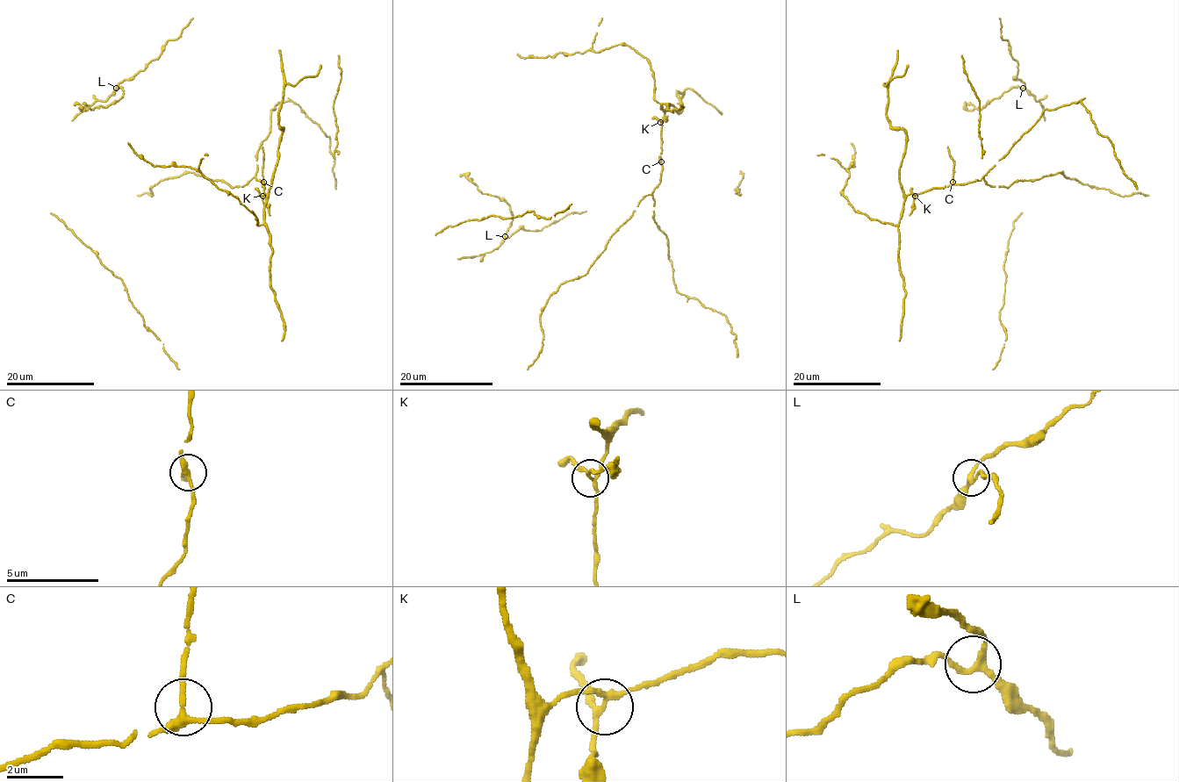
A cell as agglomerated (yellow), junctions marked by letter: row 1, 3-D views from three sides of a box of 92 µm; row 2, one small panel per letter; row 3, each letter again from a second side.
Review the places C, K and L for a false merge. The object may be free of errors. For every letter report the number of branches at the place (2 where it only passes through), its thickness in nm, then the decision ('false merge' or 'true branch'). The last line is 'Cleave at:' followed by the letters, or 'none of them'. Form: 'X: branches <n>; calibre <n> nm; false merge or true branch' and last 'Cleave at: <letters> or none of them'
C: branches 3; calibre 200 nm; true branch
K: branches 4; calibre 190 nm; false merge
L: branches 3; calibre 190 nm; true branch
Cleave at: K

